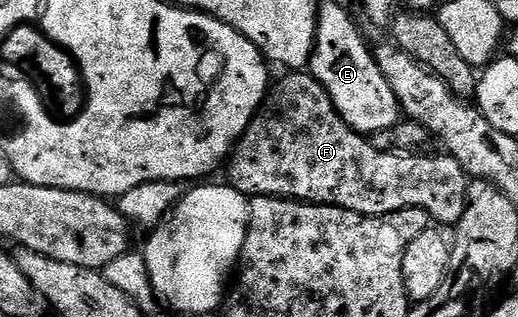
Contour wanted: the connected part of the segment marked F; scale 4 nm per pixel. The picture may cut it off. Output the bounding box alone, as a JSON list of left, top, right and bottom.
[226,71,467,226]

